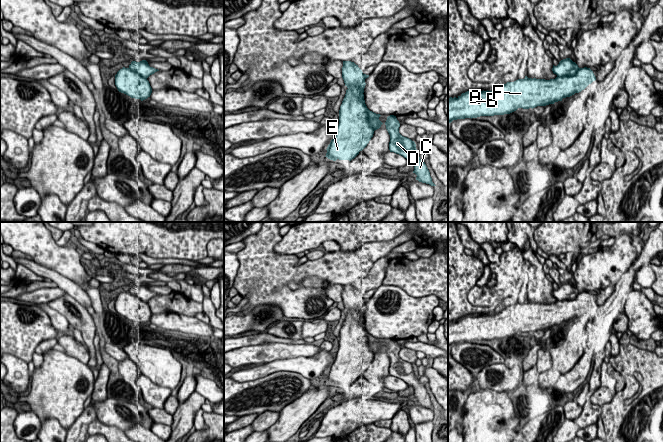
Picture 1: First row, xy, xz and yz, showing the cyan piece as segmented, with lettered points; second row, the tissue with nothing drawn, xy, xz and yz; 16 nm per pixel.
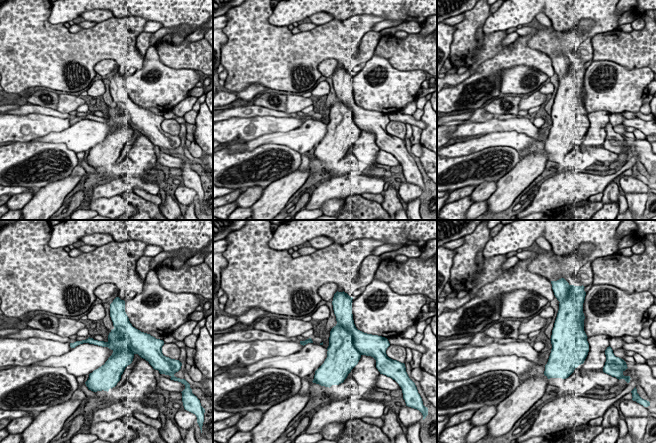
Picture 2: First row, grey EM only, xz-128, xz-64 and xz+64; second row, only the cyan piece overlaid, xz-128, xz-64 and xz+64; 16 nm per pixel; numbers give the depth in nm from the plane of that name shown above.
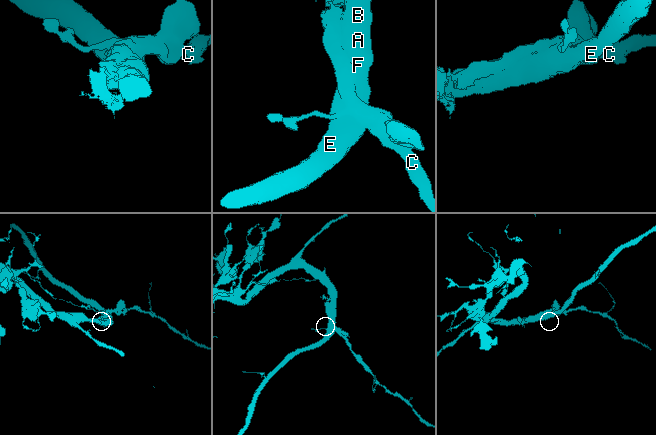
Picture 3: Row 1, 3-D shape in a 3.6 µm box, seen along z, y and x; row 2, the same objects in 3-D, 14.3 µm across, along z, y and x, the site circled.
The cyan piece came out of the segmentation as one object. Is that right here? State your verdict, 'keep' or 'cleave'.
cleave

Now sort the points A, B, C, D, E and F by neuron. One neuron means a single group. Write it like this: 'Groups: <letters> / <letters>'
Groups: A B E F / C D

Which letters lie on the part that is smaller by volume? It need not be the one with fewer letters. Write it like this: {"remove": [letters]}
{"remove": ["C", "D"]}

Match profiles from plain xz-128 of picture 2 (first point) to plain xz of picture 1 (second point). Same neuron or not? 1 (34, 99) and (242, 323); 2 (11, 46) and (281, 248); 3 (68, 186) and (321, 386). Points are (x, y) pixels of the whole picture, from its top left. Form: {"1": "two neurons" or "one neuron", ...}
{"1": "two neurons", "2": "two neurons", "3": "one neuron"}

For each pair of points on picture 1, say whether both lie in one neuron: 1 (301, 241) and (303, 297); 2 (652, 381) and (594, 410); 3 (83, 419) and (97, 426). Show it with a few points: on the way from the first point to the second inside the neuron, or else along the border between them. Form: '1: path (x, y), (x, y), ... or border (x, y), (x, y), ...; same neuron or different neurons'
1: border (274, 245), (276, 253), (296, 255); different neurons
2: border (602, 409), (599, 417); different neurons
3: border (97, 419), (89, 424), (87, 431); different neurons

